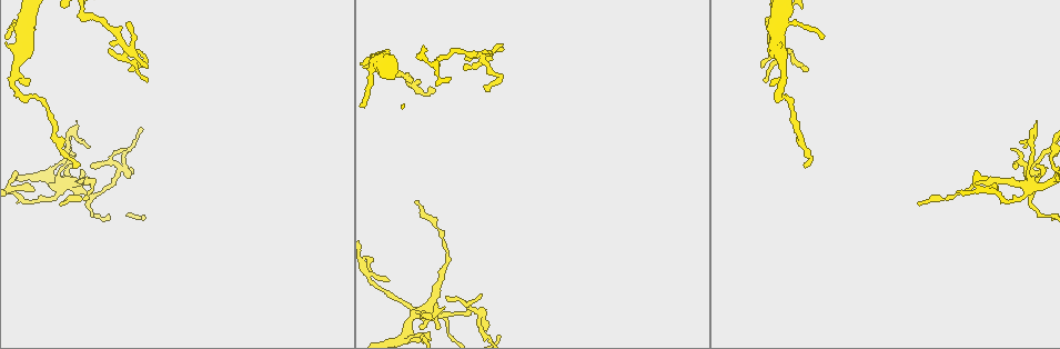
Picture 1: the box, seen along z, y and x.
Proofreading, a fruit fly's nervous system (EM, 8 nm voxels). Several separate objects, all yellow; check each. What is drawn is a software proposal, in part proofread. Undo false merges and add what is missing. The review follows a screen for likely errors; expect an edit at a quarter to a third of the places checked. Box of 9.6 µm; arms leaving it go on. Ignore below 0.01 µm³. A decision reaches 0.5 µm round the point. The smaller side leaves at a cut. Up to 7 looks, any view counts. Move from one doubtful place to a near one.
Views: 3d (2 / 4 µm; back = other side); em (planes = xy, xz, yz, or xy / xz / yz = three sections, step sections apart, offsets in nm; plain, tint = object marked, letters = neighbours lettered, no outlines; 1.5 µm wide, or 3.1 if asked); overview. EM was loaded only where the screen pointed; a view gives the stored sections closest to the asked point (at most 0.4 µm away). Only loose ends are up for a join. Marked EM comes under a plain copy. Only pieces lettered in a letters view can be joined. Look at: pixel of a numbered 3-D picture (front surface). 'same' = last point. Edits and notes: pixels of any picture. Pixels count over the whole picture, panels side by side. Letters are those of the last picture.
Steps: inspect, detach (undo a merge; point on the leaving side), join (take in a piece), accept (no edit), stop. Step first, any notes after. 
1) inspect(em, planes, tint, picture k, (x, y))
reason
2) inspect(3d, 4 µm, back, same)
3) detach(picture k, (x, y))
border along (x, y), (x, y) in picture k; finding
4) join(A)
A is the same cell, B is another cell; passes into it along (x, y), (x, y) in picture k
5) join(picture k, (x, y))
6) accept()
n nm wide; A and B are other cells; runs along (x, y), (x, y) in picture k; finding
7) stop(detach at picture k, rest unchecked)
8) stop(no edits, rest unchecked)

inspect(3d, 4 µm, picture 1, (388, 279))
thin end

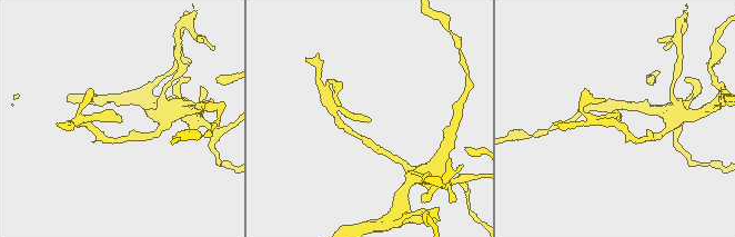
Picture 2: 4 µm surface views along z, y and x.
inspect(em, planes, letters, picture 2, (119, 121))

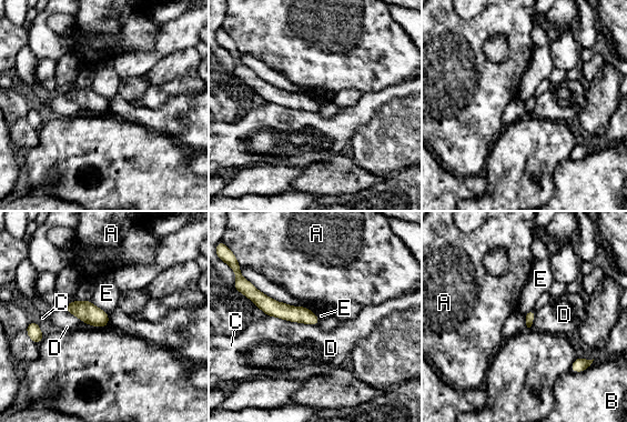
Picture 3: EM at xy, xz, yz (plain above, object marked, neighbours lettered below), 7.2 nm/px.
accept()
80 nm wide; A, B, C, D and E are other cells; no lettered piece goes on from it

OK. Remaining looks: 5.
inspect(em, yz, step 8, tint, picture 1, (18, 68))
sudden change in width

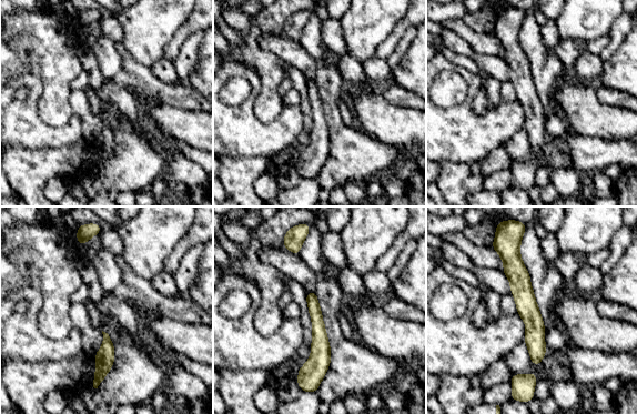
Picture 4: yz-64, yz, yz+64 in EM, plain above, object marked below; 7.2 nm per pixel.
inspect(em, yz, step 8, letters, same)

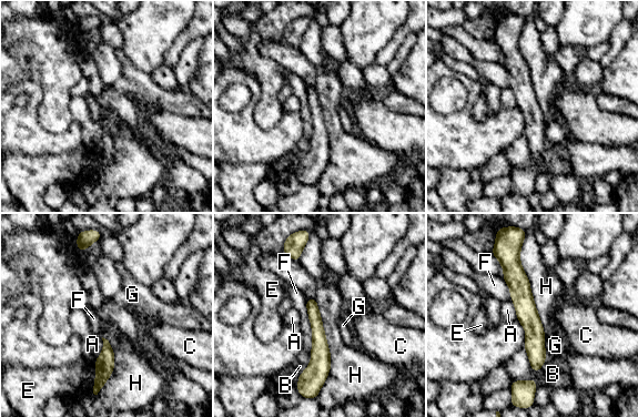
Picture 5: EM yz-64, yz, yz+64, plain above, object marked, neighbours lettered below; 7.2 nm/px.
accept()
H touches over 700 nm; A, B, C, E, F, G and H are other cells; runs along (516, 256), (536, 368) in picture 5; continuous, no second neuron

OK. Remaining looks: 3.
inspect(3d, 4 µm, picture 1, (115, 178))
sharp bend

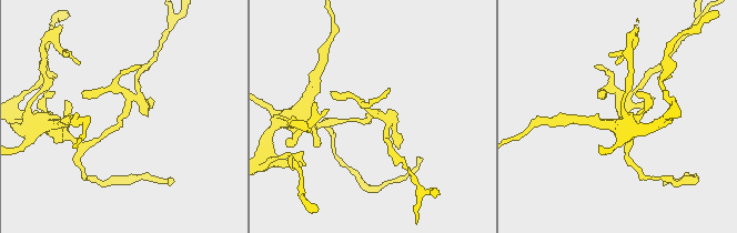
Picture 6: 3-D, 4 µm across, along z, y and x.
inspect(em, yz, step 4, letters, picture 6, (618, 113))

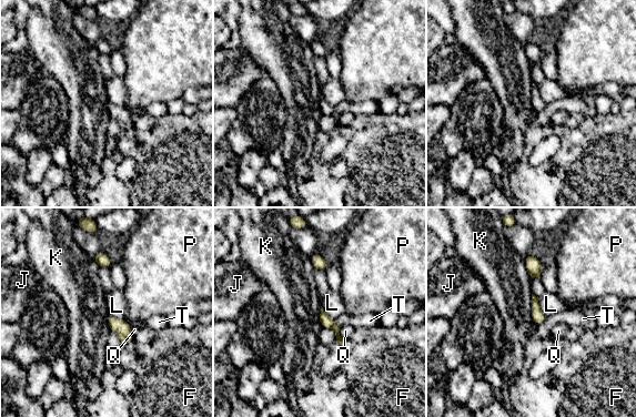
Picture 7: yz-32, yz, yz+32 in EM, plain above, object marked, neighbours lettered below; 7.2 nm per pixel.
inspect(em, planes, letters, same)
another direction

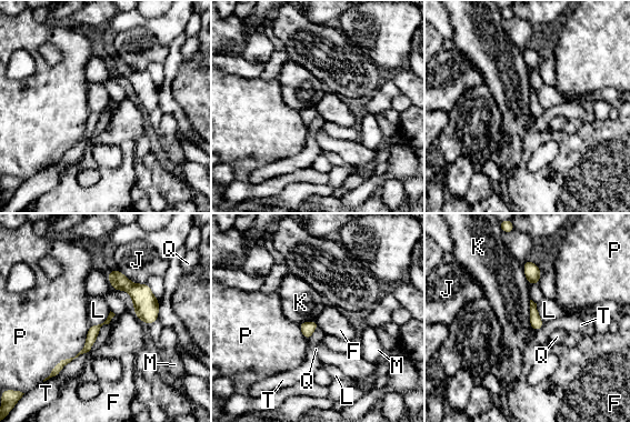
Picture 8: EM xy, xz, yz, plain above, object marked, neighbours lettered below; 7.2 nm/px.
accept()
F, J, K, L, M, P, Q and T are other cells; runs along (97, 328), (81, 352), (58, 365) in picture 8; one neuron here

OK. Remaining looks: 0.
stop(no edits, rest unchecked)

